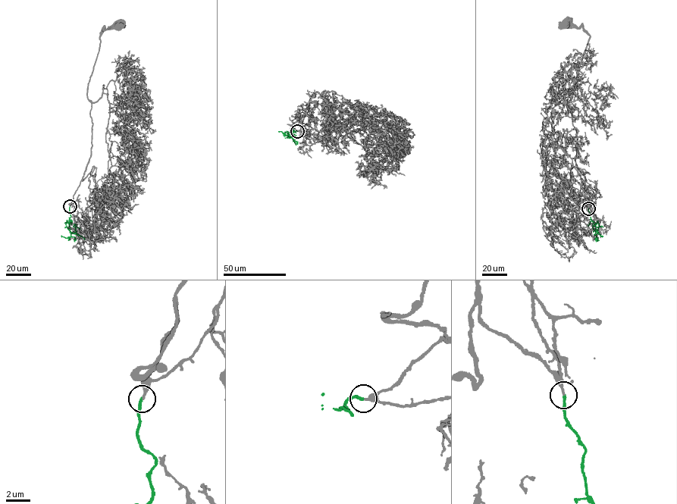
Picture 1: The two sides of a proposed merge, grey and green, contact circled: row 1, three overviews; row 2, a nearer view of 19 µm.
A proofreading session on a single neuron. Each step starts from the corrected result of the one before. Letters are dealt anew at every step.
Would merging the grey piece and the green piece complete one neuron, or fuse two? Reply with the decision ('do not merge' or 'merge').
merge

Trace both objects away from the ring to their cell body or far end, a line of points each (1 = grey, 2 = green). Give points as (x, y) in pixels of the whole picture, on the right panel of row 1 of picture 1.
1: (588, 208), (580, 200), (576, 130), (567, 108), (590, 35), (581, 26), (566, 23)
2: (588, 208), (598, 233), (598, 226), (593, 225)

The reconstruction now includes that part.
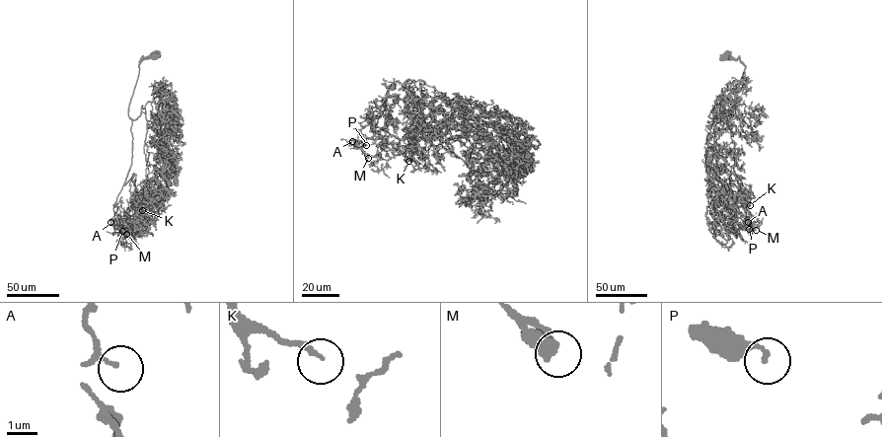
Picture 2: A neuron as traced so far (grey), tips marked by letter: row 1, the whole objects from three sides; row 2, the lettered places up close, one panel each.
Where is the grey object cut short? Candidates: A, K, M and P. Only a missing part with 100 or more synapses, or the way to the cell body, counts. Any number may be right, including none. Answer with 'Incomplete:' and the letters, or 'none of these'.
Incomplete: K

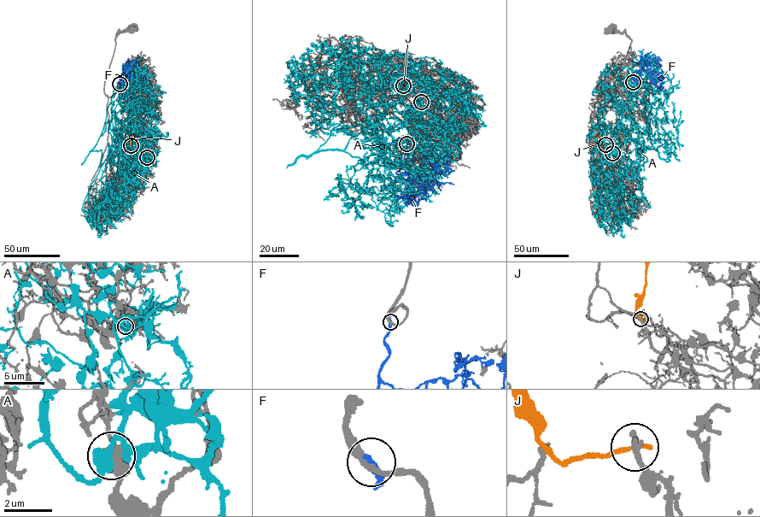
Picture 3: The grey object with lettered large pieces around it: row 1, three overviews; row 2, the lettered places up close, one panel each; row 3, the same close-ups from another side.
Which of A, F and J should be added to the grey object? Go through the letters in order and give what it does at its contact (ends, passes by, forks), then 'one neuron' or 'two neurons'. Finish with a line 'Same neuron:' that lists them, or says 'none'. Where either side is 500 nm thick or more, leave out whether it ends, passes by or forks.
A: it forks; two neurons
F: it ends; one neuron
J: it ends; two neurons
Same neuron: F

